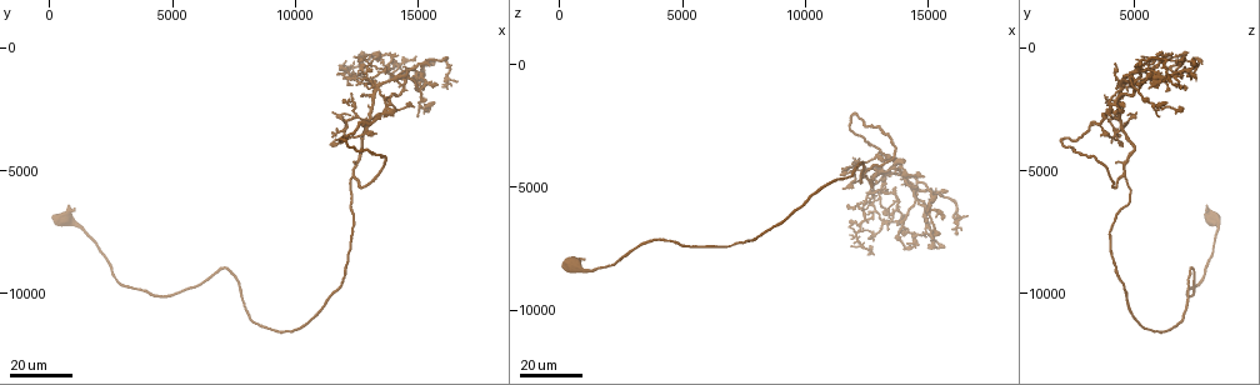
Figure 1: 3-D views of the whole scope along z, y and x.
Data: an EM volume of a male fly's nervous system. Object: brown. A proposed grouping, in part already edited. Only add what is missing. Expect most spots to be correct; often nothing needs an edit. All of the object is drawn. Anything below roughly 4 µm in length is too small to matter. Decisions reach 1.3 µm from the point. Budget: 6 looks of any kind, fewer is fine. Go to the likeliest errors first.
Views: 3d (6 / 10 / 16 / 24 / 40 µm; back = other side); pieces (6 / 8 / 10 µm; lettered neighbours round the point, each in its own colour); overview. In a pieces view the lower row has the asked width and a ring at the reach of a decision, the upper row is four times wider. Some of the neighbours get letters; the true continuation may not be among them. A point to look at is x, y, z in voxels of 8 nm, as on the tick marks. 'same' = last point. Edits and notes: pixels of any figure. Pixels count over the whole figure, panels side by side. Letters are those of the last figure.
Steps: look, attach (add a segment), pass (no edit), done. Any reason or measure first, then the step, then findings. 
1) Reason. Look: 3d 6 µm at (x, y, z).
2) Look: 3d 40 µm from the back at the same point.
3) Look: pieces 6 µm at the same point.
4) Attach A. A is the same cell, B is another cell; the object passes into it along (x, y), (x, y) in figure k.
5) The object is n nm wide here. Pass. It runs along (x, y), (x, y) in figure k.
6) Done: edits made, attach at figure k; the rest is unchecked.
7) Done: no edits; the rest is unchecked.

Thin end. Look: 3d 24 µm at (12300, 4600, 4300).

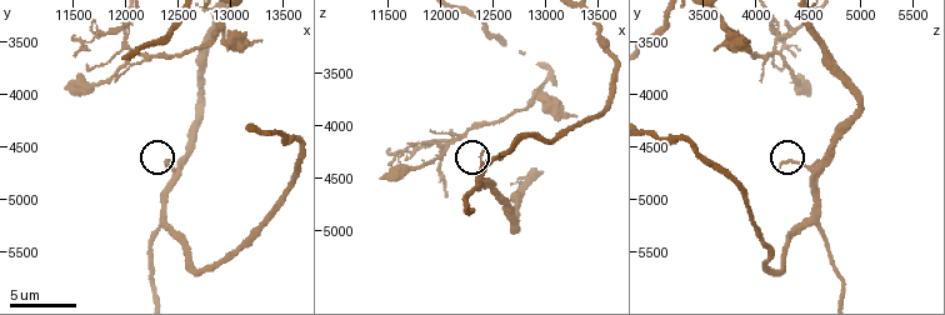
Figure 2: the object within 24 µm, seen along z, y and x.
See the neighbours. Look: pieces 8 µm at (12420, 4680, 4220).

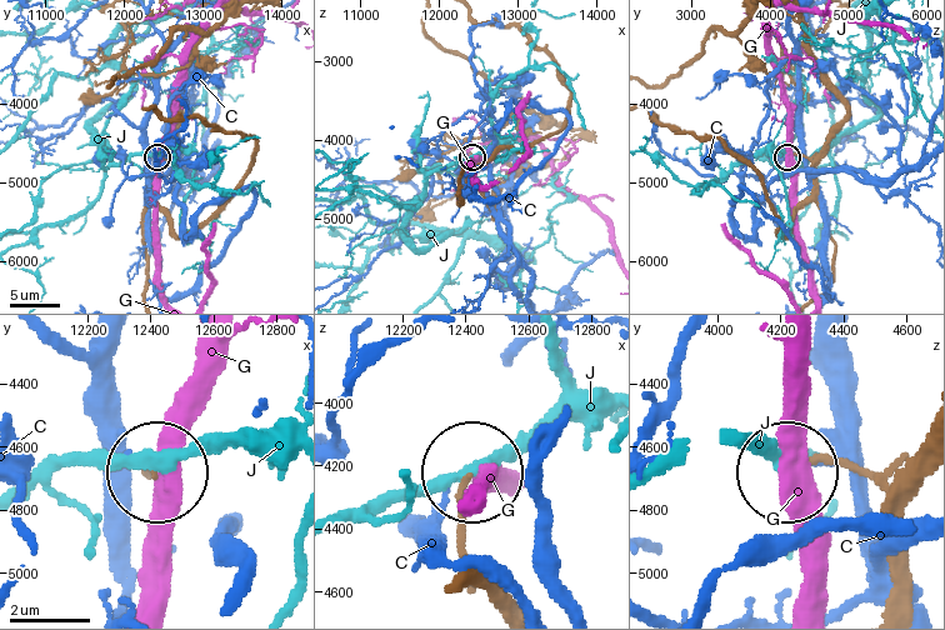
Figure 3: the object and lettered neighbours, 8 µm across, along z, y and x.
The object is 140 nm wide here. Pass. C, G and J are other cells; none of them fits.

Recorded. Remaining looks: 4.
Free end. Look: 3d 16 µm at (13700, 700, 5100).

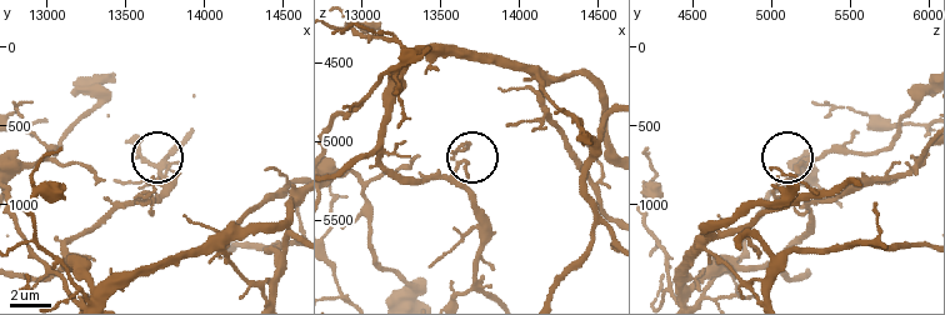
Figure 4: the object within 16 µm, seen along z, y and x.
Look: pieces 8 µm at (13660, 820, 5020).

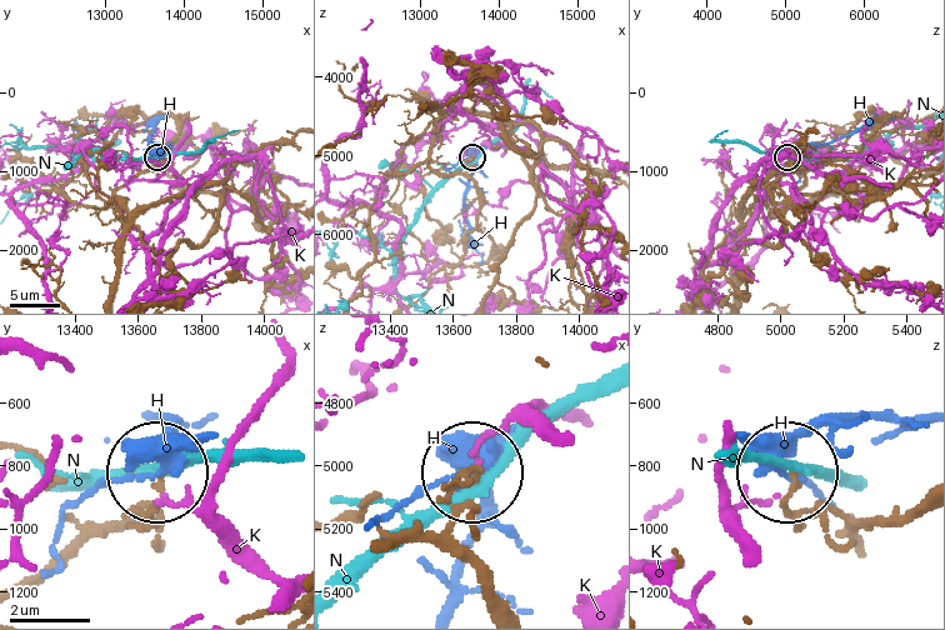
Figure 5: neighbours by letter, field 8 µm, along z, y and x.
Pass. H, K and N are other cells; none of them fits.

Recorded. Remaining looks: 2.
Free end. Look: 3d 24 µm at (11800, 1100, 5800).

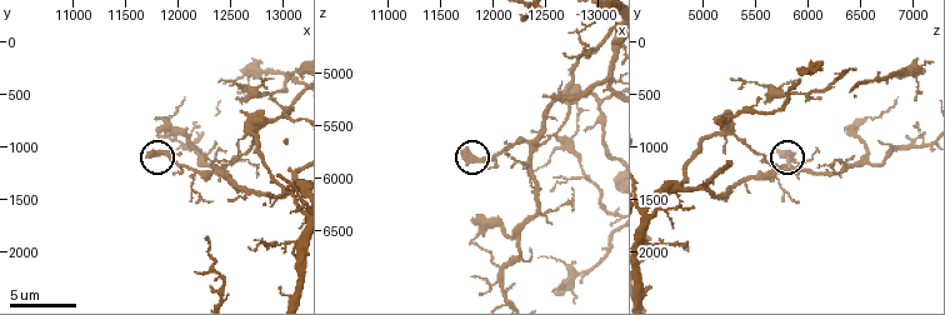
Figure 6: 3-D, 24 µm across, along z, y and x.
See the neighbours. Look: pieces 8 µm at (11700, 1080, 5740).

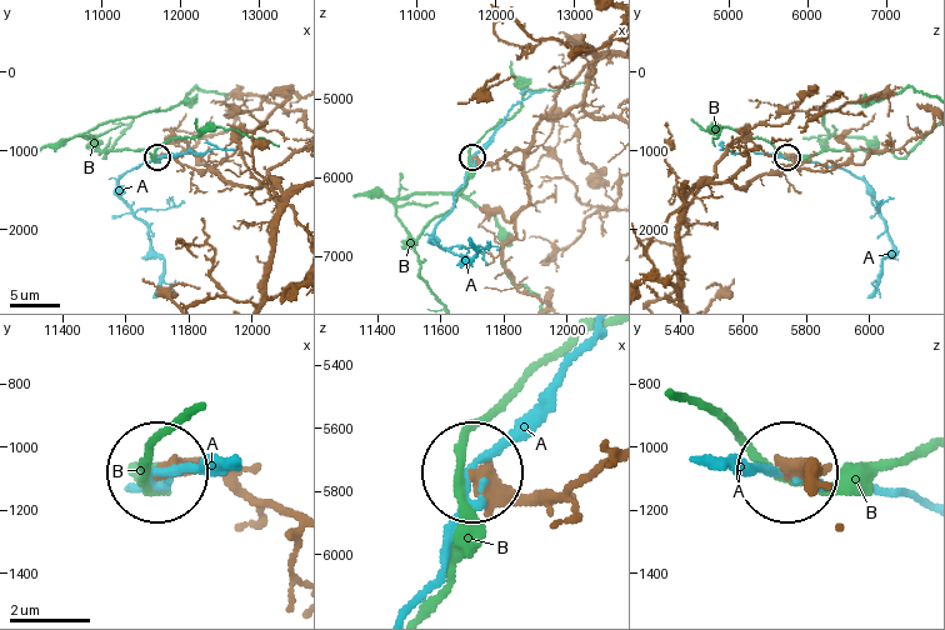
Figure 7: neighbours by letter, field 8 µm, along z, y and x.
Pass. A and B are other cells; it runs along (603, 459), (543, 493), (503, 493), (475, 476) in figure 7; no lettered segment goes on from it.

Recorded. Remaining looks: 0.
Done: no edits; the rest is unchecked.

